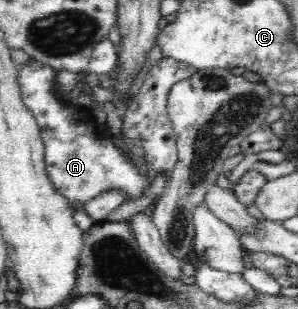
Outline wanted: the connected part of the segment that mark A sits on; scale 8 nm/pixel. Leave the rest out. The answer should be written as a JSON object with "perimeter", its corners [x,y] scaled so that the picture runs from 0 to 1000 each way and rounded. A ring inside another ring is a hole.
{"perimeter":[[[101,191],[57,227],[77,330],[107,362],[138,424],[151,553],[178,612],[225,644],[245,686],[332,625],[393,618],[419,647],[473,644],[507,605],[490,560],[470,560],[366,447],[362,421],[312,382],[305,346],[265,353],[218,340],[195,304],[188,227]]]}

